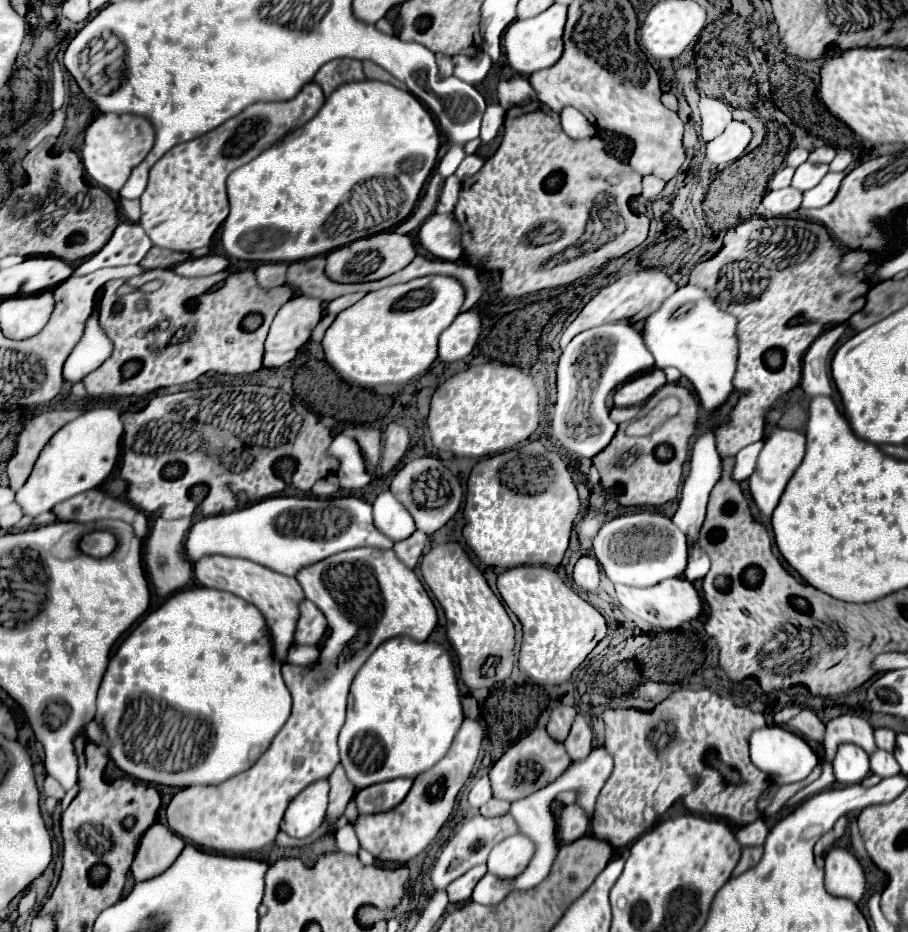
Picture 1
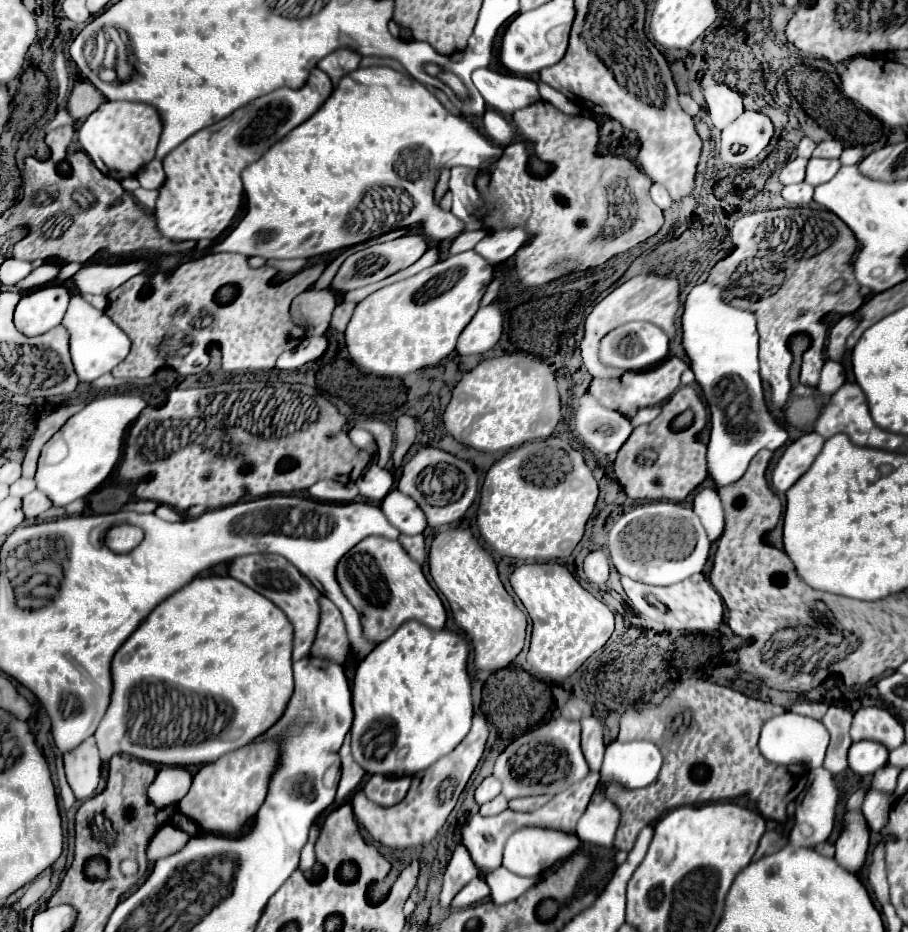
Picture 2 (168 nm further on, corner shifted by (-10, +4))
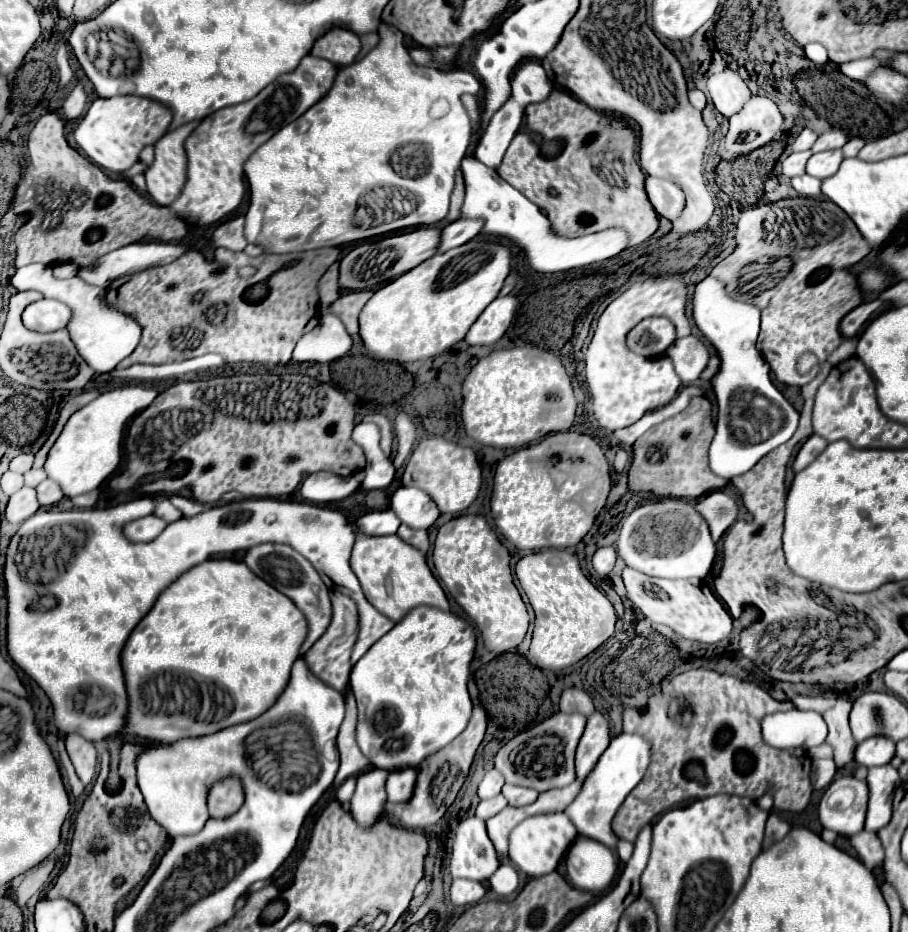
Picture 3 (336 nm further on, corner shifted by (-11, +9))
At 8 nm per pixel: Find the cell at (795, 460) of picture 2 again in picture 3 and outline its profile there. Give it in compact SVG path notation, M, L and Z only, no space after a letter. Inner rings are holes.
M811 435L811 437L801 445L801 449L799 449L799 453L797 453L795 461L793 461L793 473L799 473L799 471L803 471L809 463L813 463L813 461L817 459L817 455L819 455L827 445L829 445L829 443L827 443L823 437Z

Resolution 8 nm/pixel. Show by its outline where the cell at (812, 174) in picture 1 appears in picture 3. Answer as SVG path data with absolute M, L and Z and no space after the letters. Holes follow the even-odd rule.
M833 149L833 151L821 151L821 153L815 153L811 155L811 159L807 161L807 173L811 177L817 177L817 179L827 179L831 175L837 173L841 161L843 161L843 153L841 149Z

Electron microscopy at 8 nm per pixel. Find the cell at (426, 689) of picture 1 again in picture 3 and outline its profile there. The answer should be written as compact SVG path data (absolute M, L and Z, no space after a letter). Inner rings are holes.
M423 605L411 609L411 613L387 633L387 637L381 637L375 643L375 649L369 649L357 661L349 681L349 689L359 707L357 745L375 767L389 771L417 767L423 759L443 749L465 731L473 709L467 684L474 653L475 631L467 621L453 613Z

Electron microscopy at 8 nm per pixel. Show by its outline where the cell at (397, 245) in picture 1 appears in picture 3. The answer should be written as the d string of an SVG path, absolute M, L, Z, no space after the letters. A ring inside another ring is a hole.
M421 227L415 231L407 233L397 233L397 235L387 235L375 241L365 241L357 245L351 253L347 253L341 259L341 269L339 269L339 285L343 289L375 289L383 285L389 277L409 271L417 267L419 263L427 261L439 243L439 227Z

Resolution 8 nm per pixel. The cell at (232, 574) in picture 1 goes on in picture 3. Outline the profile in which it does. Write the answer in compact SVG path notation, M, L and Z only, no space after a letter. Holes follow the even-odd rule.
M263 543L259 547L251 547L245 557L243 557L245 565L259 575L263 581L267 581L271 587L275 587L279 593L287 595L299 609L301 613L307 617L309 623L309 633L301 645L301 655L305 655L309 651L309 647L325 633L327 625L331 623L331 601L329 601L329 589L325 587L325 583L321 581L319 573L313 569L311 563L307 563L305 557L301 557L299 553L295 553L295 549L291 549L289 545L277 545L277 543Z

